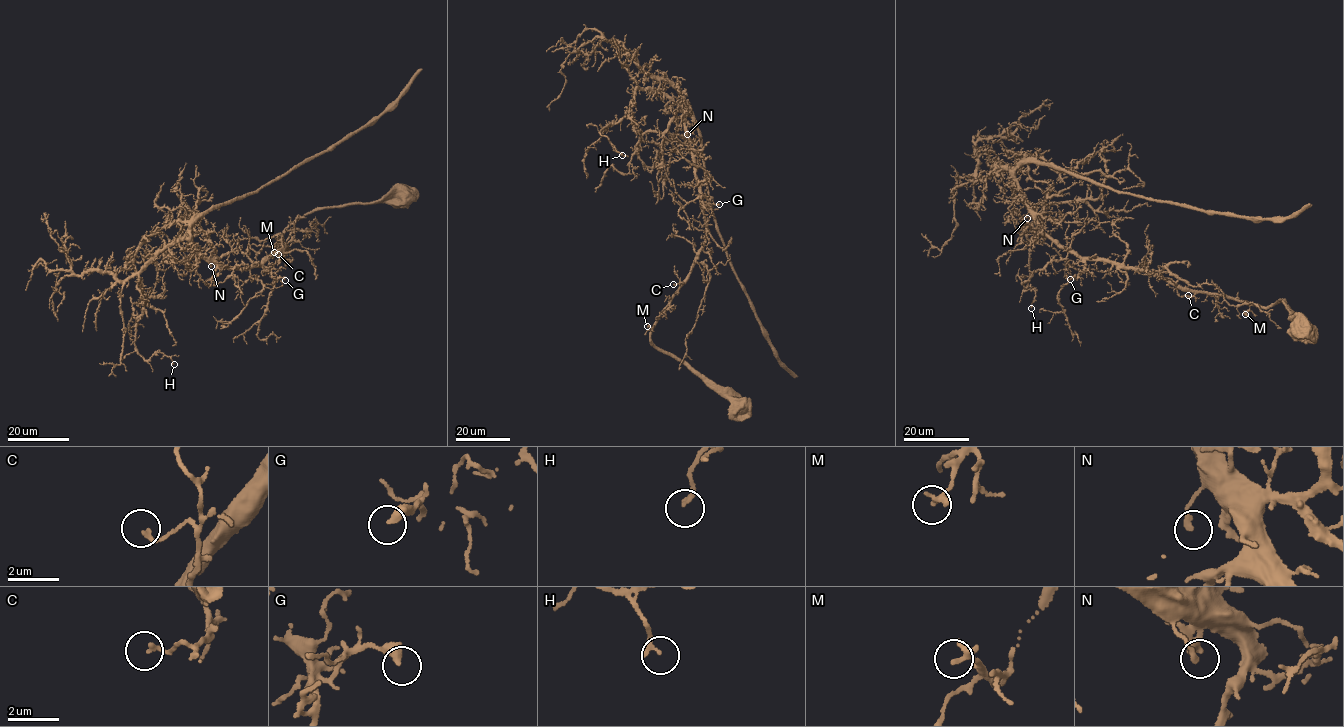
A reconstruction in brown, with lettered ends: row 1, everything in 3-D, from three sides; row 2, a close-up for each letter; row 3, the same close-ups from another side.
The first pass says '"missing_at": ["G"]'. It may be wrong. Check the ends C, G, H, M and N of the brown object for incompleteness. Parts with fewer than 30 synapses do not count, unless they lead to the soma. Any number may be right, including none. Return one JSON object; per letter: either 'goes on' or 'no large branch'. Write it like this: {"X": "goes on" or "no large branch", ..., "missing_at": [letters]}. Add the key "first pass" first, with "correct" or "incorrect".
{"first pass": "correct", "C": "no large branch", "G": "goes on", "H": "no large branch", "M": "no large branch", "N": "no large branch", "missing_at": ["G"]}

